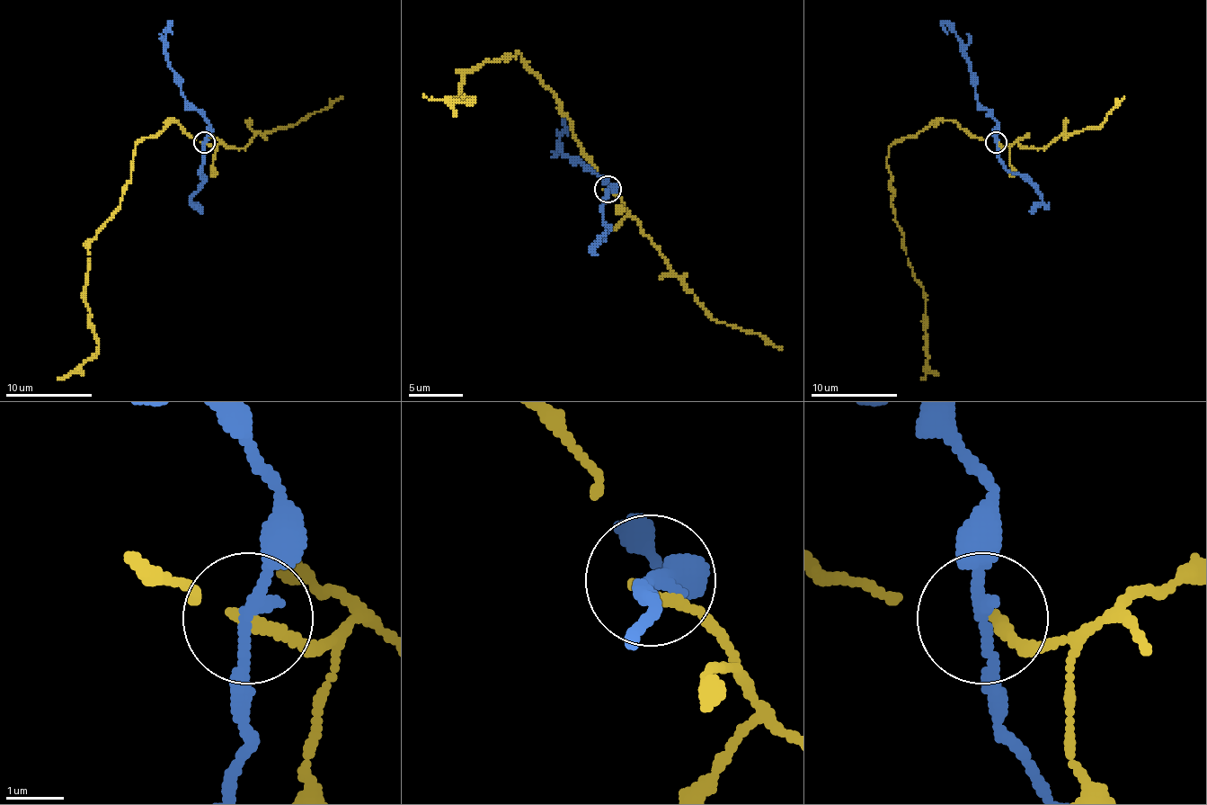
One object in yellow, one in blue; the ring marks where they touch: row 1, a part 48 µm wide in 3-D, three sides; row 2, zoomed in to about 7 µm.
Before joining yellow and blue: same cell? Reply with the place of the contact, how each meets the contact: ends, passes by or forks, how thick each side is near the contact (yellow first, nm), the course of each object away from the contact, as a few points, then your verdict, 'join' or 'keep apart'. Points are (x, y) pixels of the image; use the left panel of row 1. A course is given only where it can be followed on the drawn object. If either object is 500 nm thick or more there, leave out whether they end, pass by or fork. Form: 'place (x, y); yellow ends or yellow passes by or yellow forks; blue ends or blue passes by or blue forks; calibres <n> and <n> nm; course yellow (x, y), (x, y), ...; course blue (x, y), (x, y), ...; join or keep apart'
place (204, 142); yellow ends; blue passes by; calibres 200 and 200 nm; course yellow (202, 142), (176, 120), (135, 148), (120, 207), (88, 250), (85, 295), (99, 349), (57, 380); course blue (204, 142), (208, 122), (182, 94), (181, 79), (170, 67), (165, 45), (165, 30), (170, 25), (172, 34); keep apart

